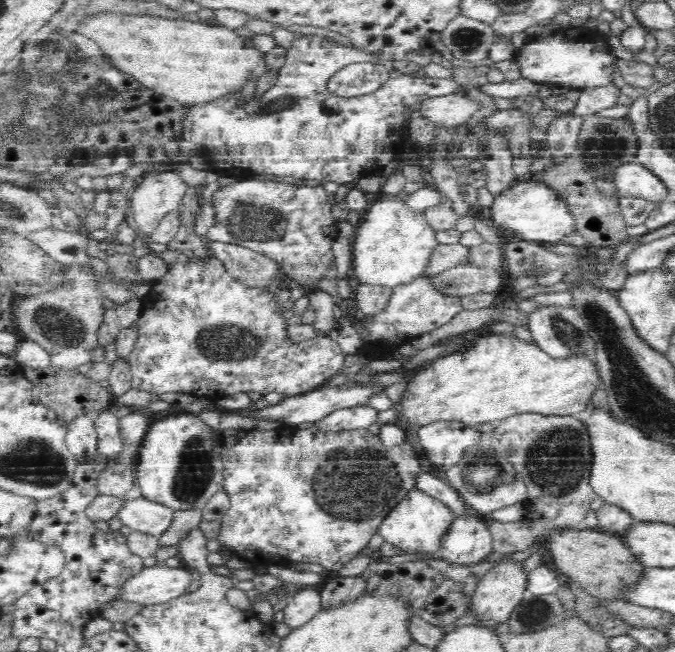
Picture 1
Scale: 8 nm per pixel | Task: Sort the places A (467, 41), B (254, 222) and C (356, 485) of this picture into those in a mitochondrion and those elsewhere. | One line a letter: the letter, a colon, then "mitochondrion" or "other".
A: mitochondrion
B: mitochondrion
C: mitochondrion

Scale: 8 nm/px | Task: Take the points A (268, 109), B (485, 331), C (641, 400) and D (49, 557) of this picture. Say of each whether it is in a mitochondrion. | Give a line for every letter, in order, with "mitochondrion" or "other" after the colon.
A: mitochondrion
B: other
C: mitochondrion
D: other

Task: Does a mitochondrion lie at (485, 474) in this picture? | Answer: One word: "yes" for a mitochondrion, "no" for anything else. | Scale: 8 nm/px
yes

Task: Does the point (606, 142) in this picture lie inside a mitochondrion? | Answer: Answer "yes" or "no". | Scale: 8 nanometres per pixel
yes

